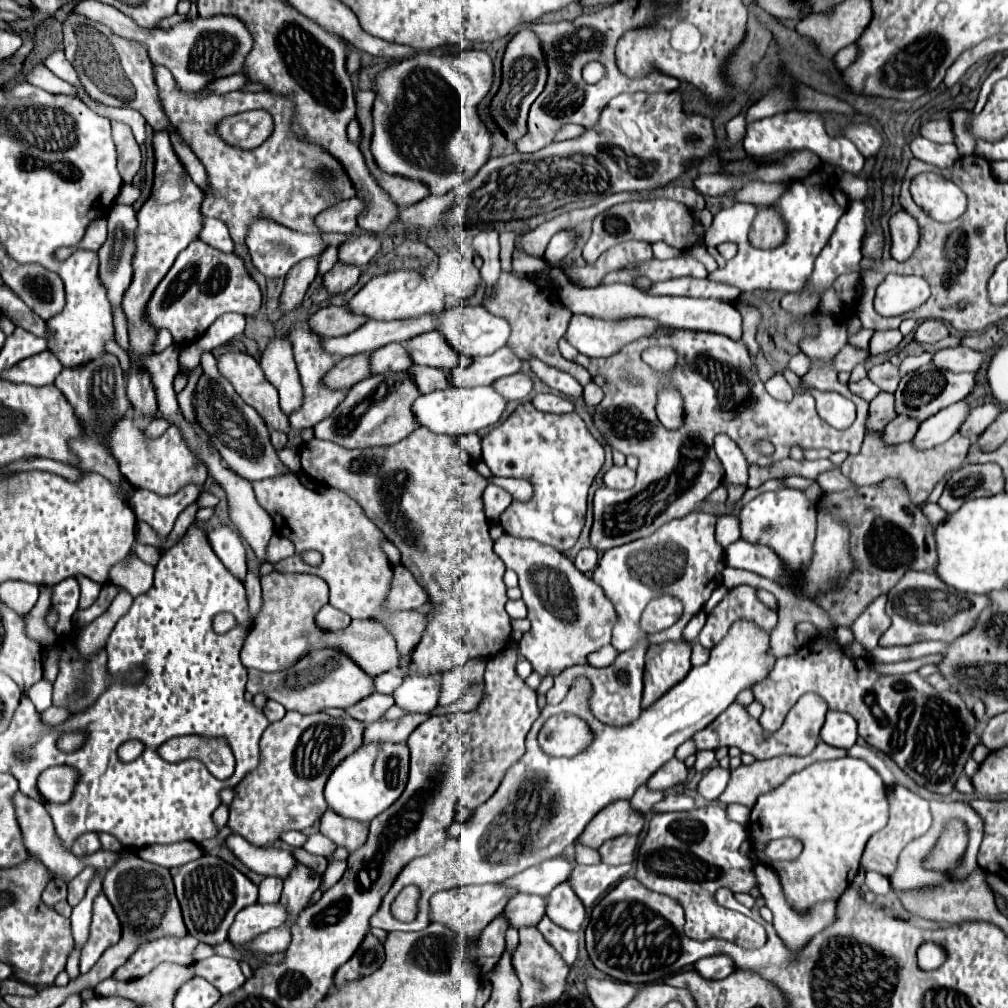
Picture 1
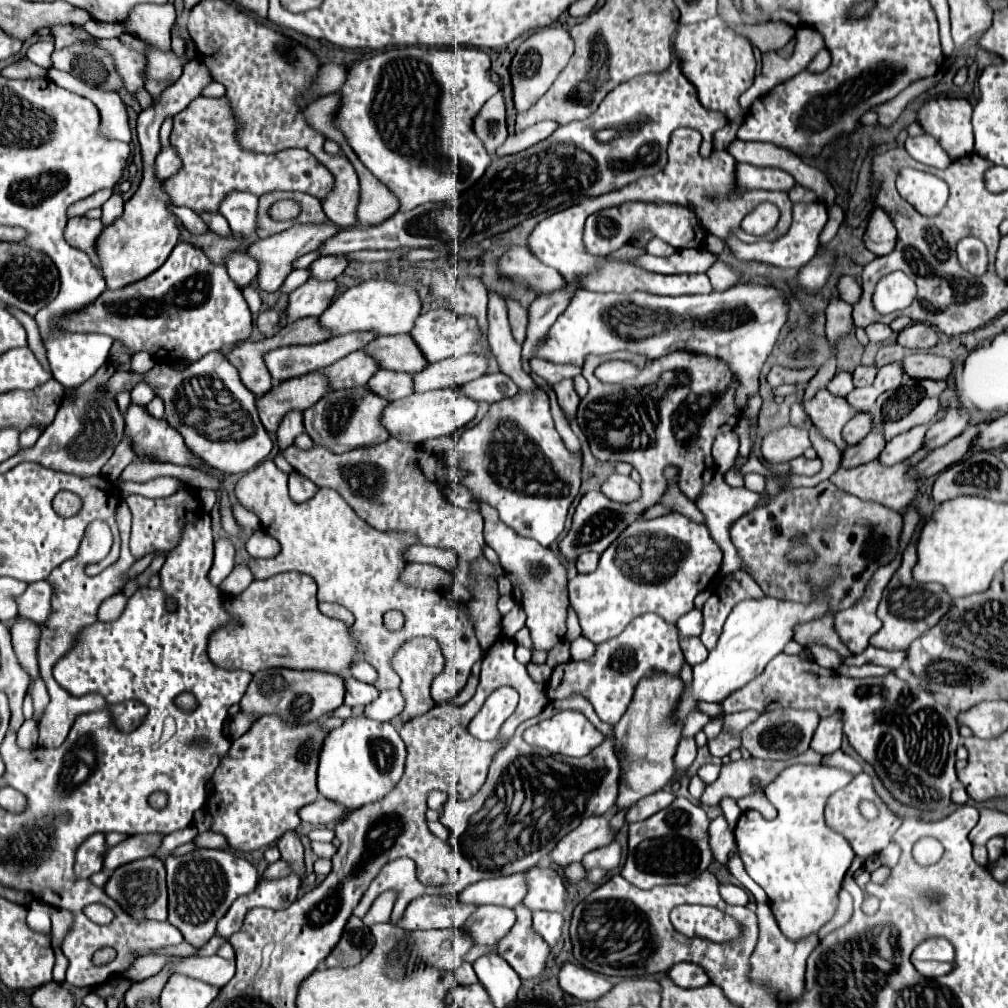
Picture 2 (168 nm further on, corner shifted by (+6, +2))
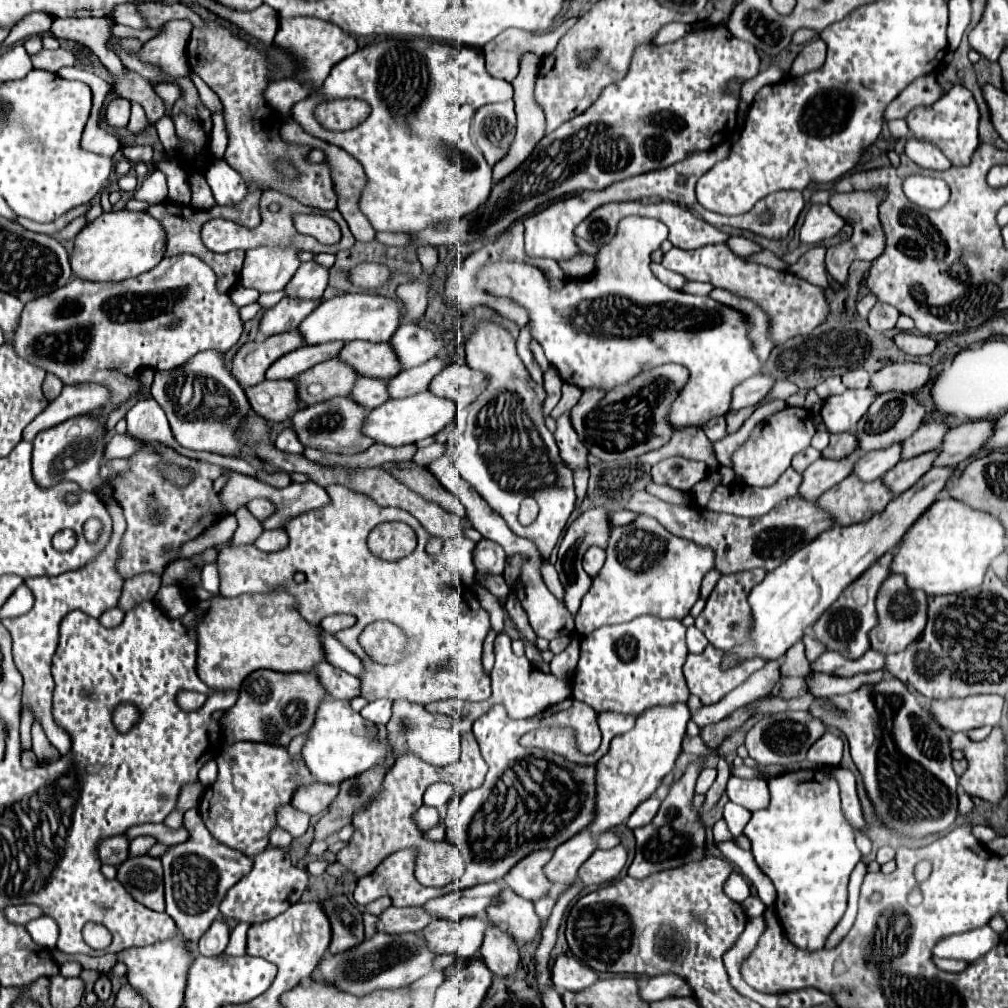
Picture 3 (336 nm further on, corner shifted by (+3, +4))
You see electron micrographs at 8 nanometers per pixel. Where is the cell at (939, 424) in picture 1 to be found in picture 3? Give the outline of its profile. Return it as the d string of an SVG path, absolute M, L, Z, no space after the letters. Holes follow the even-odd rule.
M895 443L887 449L869 451L861 457L861 463L857 463L857 471L853 471L853 473L861 475L861 479L865 479L865 481L881 479L889 469L893 469L901 461L901 449L903 449L903 445Z

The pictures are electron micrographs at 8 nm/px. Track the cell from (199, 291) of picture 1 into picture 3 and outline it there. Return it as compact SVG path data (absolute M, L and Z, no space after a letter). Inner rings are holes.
M181 253L165 257L151 271L125 281L91 283L73 277L65 287L25 305L21 327L17 327L13 335L13 345L17 355L49 373L55 373L65 385L85 381L107 385L113 393L113 405L97 411L97 415L107 415L121 401L127 401L137 393L139 385L135 375L139 369L175 369L199 351L229 351L239 341L241 333L243 321L239 317L239 307L227 293L219 293L213 269L199 257Z

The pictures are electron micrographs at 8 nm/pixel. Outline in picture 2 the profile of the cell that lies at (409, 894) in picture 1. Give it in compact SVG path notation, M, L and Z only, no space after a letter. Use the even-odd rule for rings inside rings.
M394 891L382 893L382 895L372 903L370 913L366 913L366 917L362 919L364 925L370 927L370 925L374 925L374 923L389 922L394 907L394 901L396 901L396 893L394 893Z

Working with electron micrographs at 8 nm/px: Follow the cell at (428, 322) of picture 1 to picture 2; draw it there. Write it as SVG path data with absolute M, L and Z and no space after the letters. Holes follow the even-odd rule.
M348 333L344 337L330 337L330 339L326 339L322 343L314 343L314 345L280 347L280 349L274 349L274 351L266 353L266 365L268 365L268 371L270 371L274 381L286 381L286 379L306 375L306 373L312 373L312 371L322 371L324 367L336 363L338 359L346 357L348 353L364 349L366 343L370 343L372 339L374 339L374 333Z

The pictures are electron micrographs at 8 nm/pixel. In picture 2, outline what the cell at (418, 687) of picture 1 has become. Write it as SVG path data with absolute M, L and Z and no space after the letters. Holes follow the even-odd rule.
M388 689L378 695L370 705L364 707L364 717L370 717L374 721L390 721L394 719L404 707L404 699L398 689Z

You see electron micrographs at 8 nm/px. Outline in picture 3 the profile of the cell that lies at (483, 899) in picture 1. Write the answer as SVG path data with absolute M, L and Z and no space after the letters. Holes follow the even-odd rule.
M391 905L381 915L377 929L385 933L409 933L409 931L417 933L417 931L423 931L433 921L437 921L437 917L425 911L423 907L393 907Z

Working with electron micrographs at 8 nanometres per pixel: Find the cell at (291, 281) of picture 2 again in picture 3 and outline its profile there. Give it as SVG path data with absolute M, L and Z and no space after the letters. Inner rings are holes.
M273 291L273 293L263 293L261 297L259 297L259 305L263 307L263 309L269 309L269 307L273 307L275 303L279 303L281 299L285 297L285 291Z

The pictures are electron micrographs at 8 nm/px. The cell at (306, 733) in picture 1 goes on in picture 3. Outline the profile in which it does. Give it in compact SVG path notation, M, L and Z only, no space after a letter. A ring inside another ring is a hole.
M239 741L223 745L215 761L219 765L219 775L217 781L205 789L199 815L217 841L247 857L255 857L269 845L269 833L277 827L277 809L289 805L295 791L315 783L315 779L301 757L293 757L285 747L271 743Z

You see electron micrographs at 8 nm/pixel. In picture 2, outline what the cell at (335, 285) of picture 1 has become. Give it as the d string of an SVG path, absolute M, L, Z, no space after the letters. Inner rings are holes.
M306 281L302 287L290 293L286 305L286 319L296 321L304 317L320 317L332 303L336 293L336 281Z

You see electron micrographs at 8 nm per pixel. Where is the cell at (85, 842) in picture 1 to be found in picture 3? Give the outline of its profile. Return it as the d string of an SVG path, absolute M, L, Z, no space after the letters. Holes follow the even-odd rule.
M123 835L107 837L107 839L99 841L97 855L99 855L101 863L109 863L109 865L117 867L129 857L129 841L123 839Z

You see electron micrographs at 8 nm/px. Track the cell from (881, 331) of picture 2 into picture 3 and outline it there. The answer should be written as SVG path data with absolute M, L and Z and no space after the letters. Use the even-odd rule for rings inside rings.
M877 303L871 313L869 313L869 325L875 329L875 331L889 331L895 327L897 323L897 317L899 317L899 311L893 309L891 305L881 305Z

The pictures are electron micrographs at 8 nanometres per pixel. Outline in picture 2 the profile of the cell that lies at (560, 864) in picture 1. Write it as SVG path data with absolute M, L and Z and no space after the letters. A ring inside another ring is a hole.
M516 873L510 877L494 877L478 881L470 887L466 887L462 893L458 893L458 901L464 901L466 905L506 905L514 907L522 903L526 895L526 875Z

